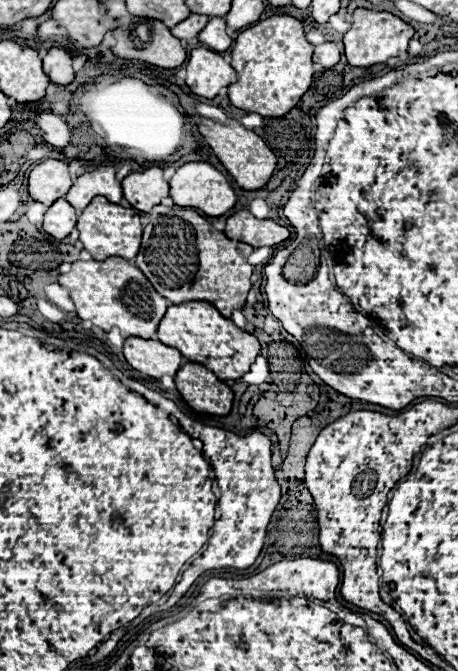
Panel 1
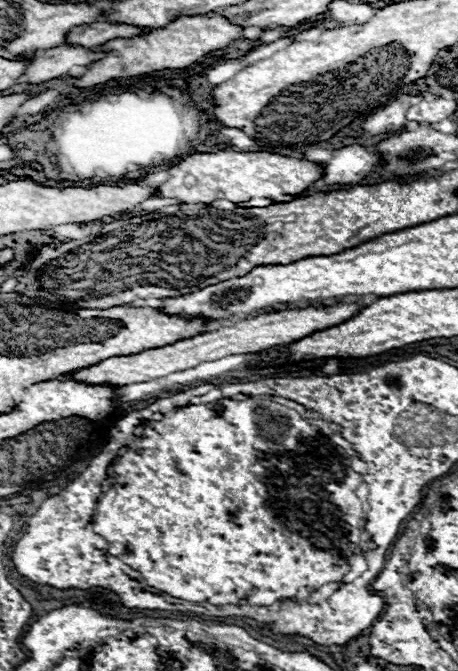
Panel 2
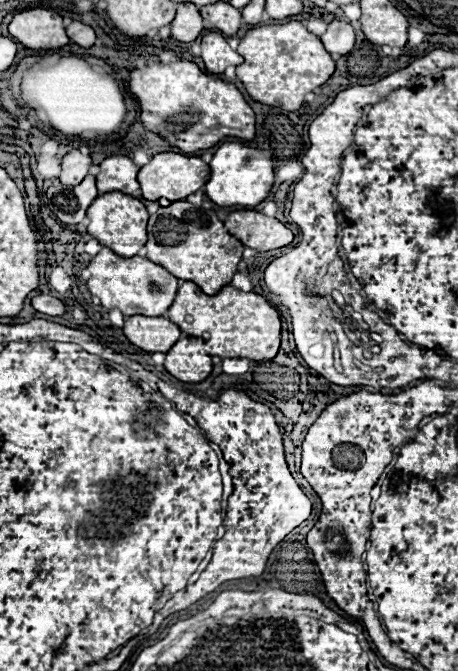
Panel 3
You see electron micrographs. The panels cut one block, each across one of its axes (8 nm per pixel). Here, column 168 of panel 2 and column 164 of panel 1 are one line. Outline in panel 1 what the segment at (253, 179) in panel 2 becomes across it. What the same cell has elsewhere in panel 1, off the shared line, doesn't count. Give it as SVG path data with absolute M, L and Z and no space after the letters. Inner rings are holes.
M158 166L142 172L132 172L122 180L124 198L142 212L150 212L156 204L170 196L170 182L164 180L164 170Z

